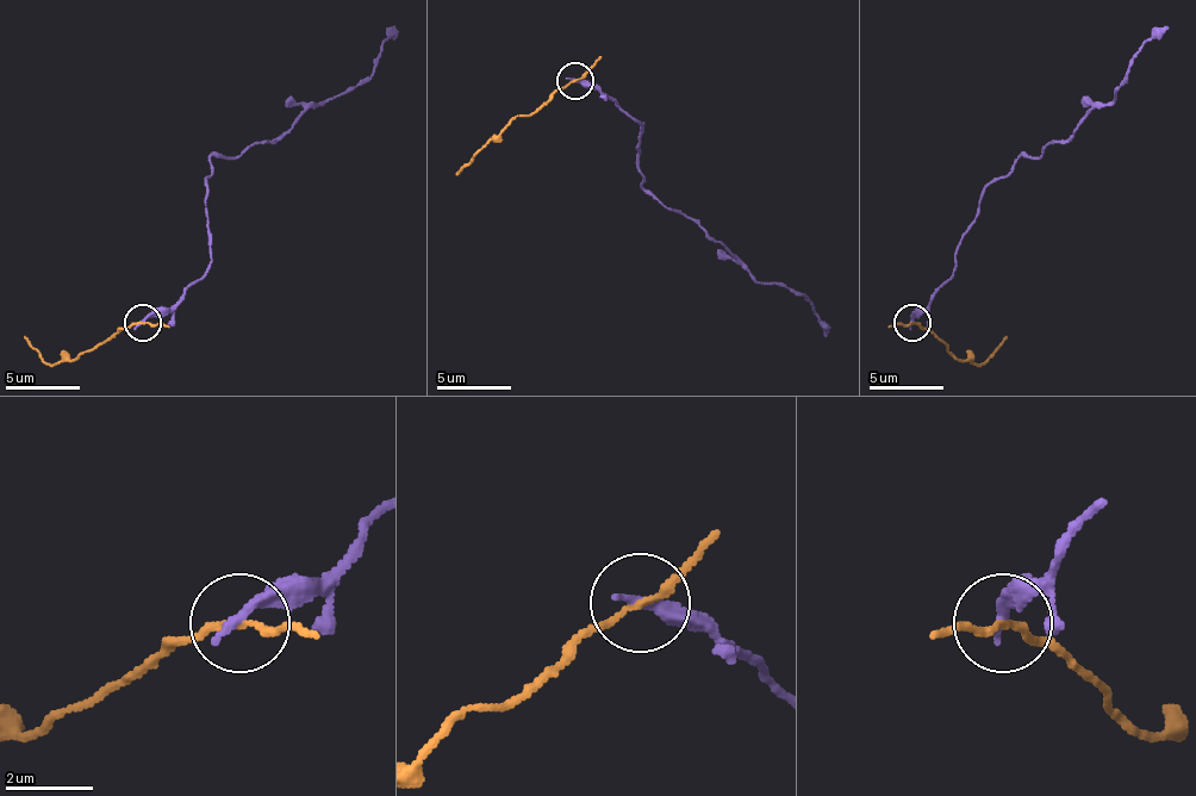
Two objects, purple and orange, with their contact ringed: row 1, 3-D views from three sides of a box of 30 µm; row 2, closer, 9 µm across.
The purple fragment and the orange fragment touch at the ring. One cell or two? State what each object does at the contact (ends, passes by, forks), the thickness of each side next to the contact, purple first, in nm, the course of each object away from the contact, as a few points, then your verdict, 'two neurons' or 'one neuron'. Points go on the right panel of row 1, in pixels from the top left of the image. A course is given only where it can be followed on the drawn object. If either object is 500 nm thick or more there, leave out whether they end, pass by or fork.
purple ends | orange passes by | 300/160 nm | purple via (911, 323), (955, 263), (982, 193), (1015, 160), (1041, 156), (1115, 97), (1131, 60), (1168, 26) | orange via (911, 323), (926, 327), (952, 353), (975, 364), (982, 364), (1008, 334) | two neurons

